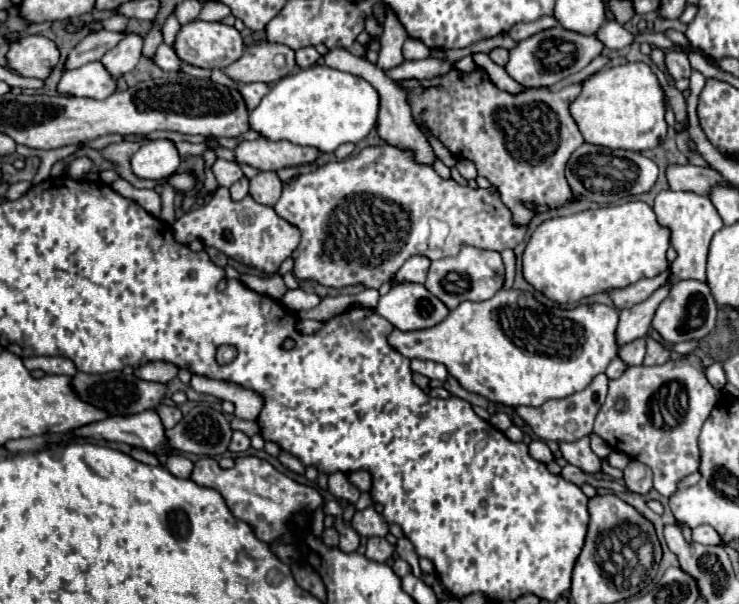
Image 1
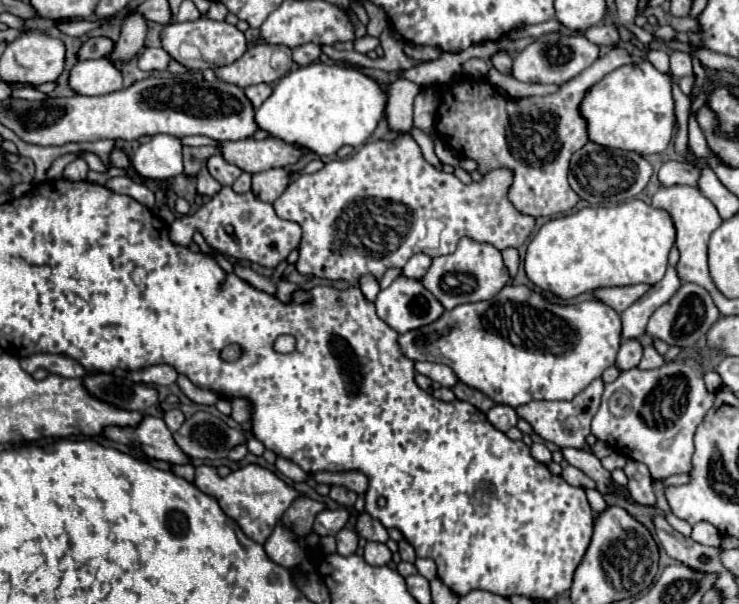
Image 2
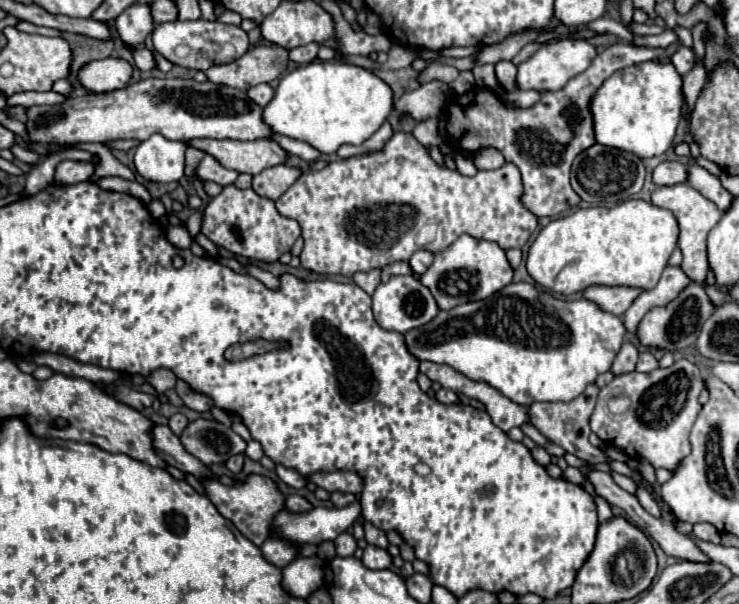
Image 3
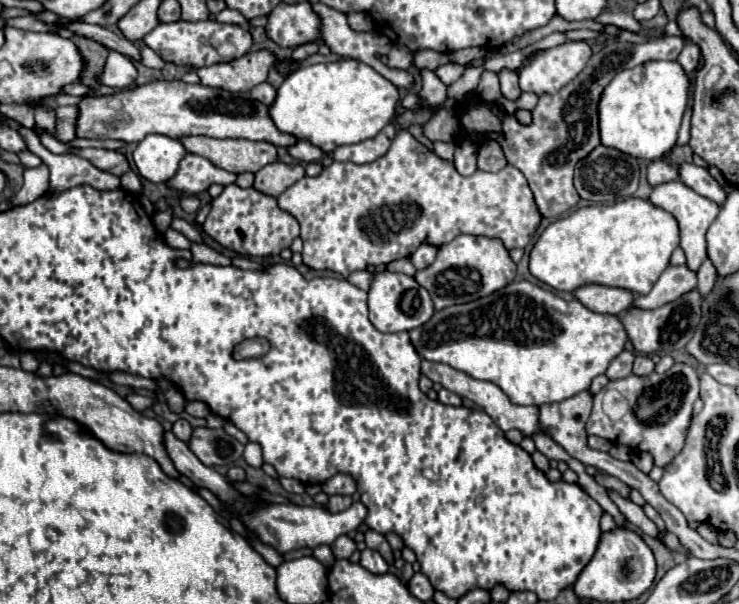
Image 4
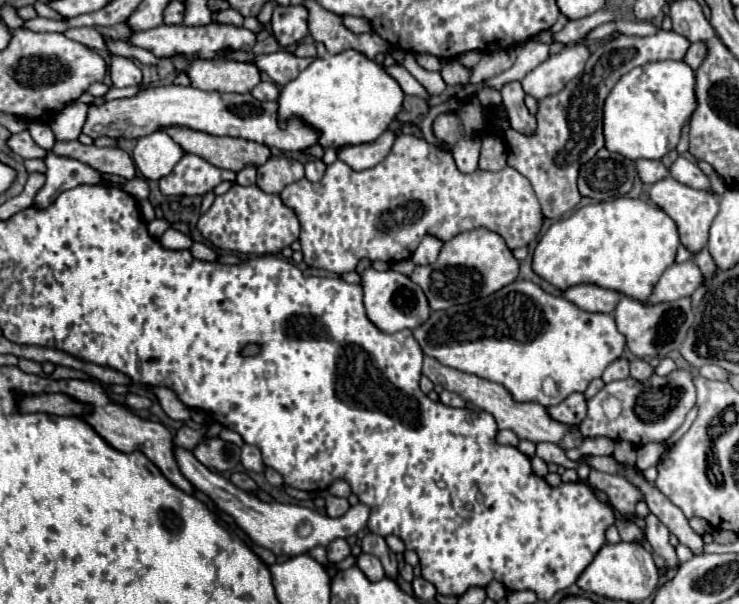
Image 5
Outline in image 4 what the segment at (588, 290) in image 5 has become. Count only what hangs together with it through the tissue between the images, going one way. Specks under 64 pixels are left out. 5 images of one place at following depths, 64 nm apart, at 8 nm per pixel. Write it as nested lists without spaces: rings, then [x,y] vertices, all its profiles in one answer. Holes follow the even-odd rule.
[[[600,284],[580,286],[572,294],[588,310],[602,312],[602,314],[614,314],[614,316],[622,314],[634,302],[634,296],[628,290],[600,286]]]

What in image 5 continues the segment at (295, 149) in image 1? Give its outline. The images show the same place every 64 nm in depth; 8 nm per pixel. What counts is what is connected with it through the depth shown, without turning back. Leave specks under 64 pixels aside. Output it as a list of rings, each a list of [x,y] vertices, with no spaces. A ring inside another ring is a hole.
[[[160,128],[188,154],[198,154],[218,168],[230,168],[234,172],[242,170],[246,164],[262,166],[270,158],[270,150],[264,144],[250,140],[212,136],[206,132],[196,132],[192,128]]]

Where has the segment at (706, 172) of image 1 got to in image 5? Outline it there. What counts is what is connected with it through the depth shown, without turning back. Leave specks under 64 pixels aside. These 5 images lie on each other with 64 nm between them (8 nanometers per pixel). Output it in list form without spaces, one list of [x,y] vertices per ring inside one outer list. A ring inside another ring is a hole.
[[[636,160],[636,174],[642,180],[642,184],[654,184],[668,176],[668,168],[660,160]]]

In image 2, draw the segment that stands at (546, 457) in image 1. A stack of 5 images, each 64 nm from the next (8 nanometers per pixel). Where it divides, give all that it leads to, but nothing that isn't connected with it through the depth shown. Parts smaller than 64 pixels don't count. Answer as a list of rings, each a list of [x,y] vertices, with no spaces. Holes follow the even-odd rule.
[[[540,442],[532,444],[530,452],[532,452],[532,456],[534,456],[538,462],[542,462],[542,464],[550,464],[550,462],[552,462],[552,454],[550,454],[550,450],[548,450],[544,444],[540,444]]]

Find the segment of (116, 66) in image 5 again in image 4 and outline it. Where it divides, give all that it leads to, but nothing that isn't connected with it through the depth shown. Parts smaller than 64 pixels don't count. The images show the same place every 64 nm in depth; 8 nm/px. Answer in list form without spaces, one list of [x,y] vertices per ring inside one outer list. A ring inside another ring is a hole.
[[[116,50],[108,52],[108,62],[104,66],[104,74],[100,76],[100,80],[106,86],[124,90],[124,88],[128,88],[136,80],[136,76],[138,76],[138,70],[136,70],[136,66],[132,64],[130,58],[122,56]]]

